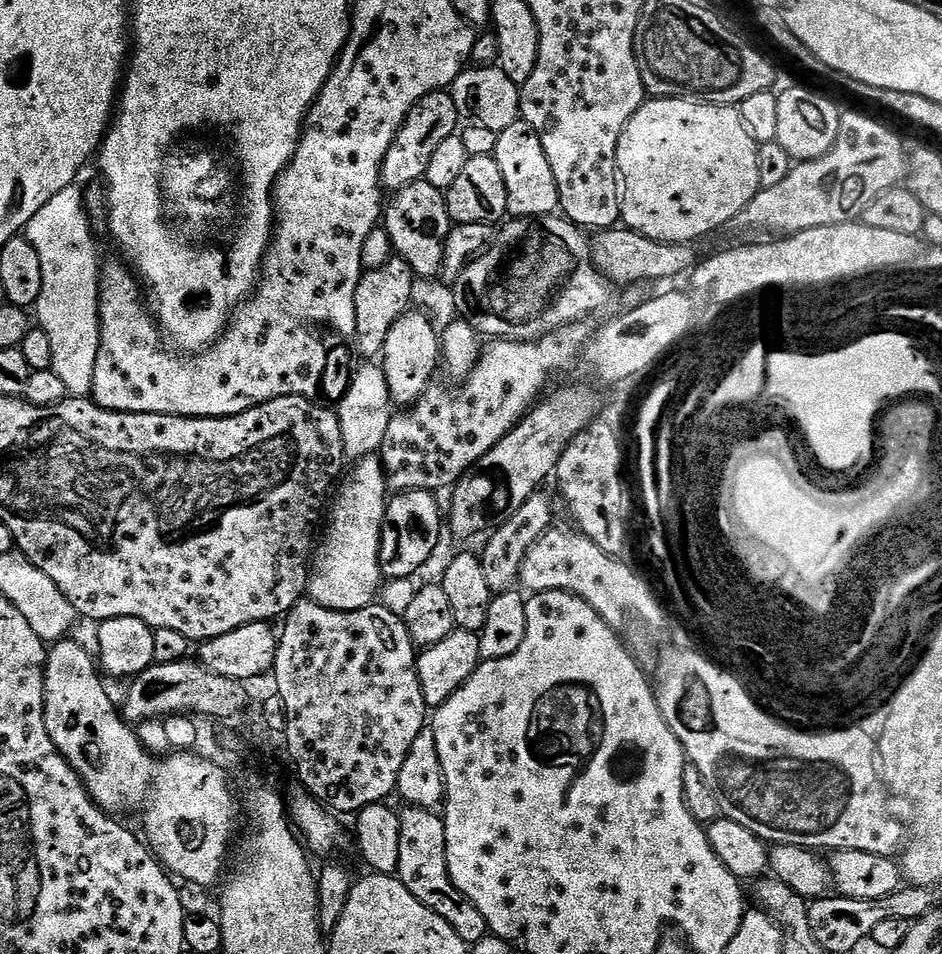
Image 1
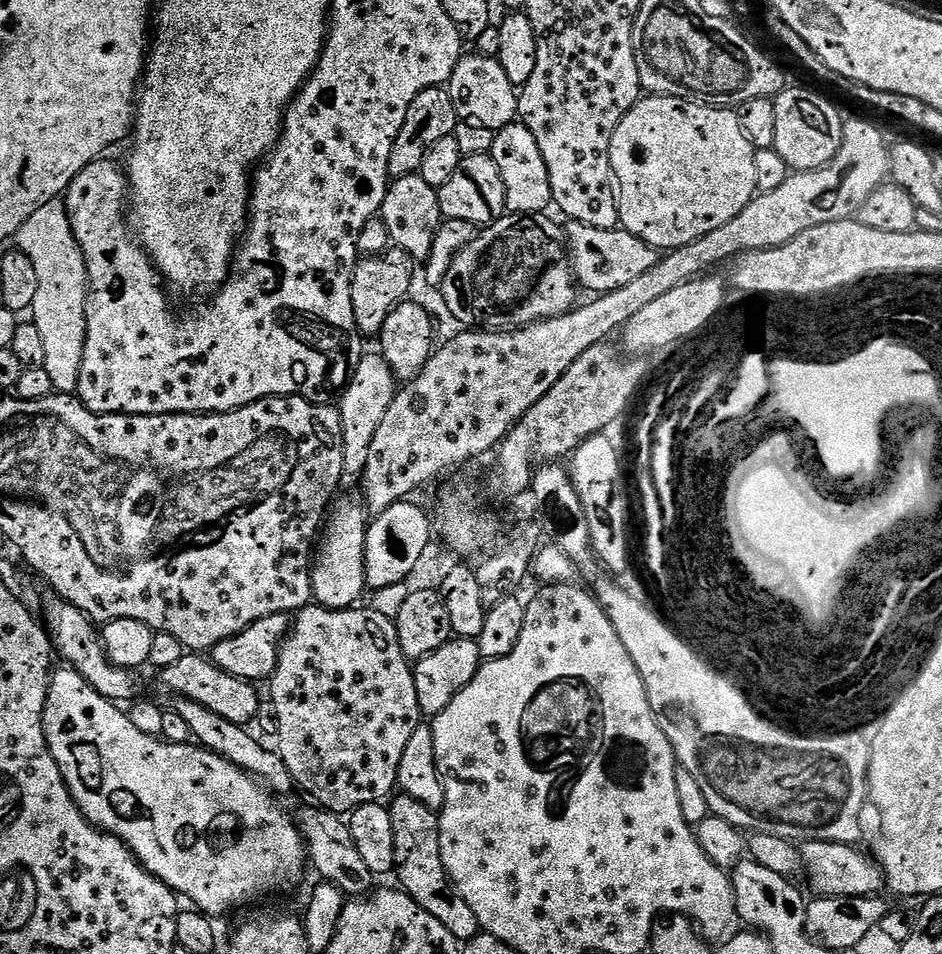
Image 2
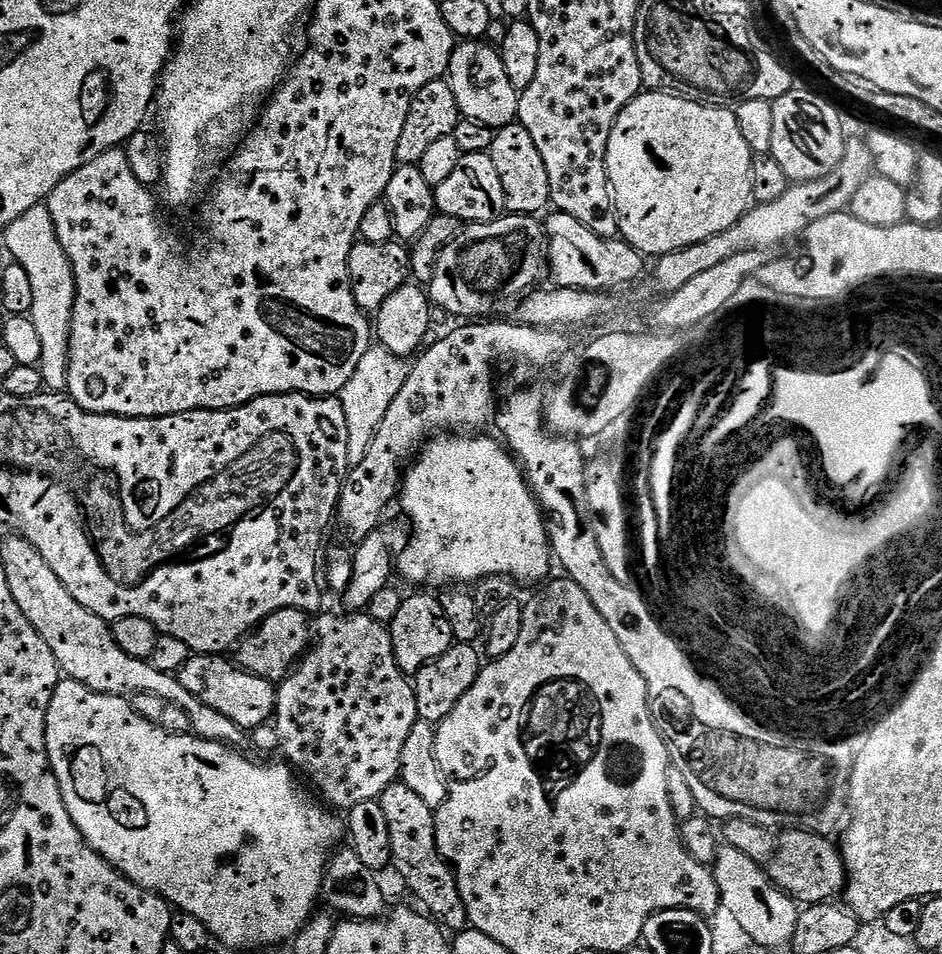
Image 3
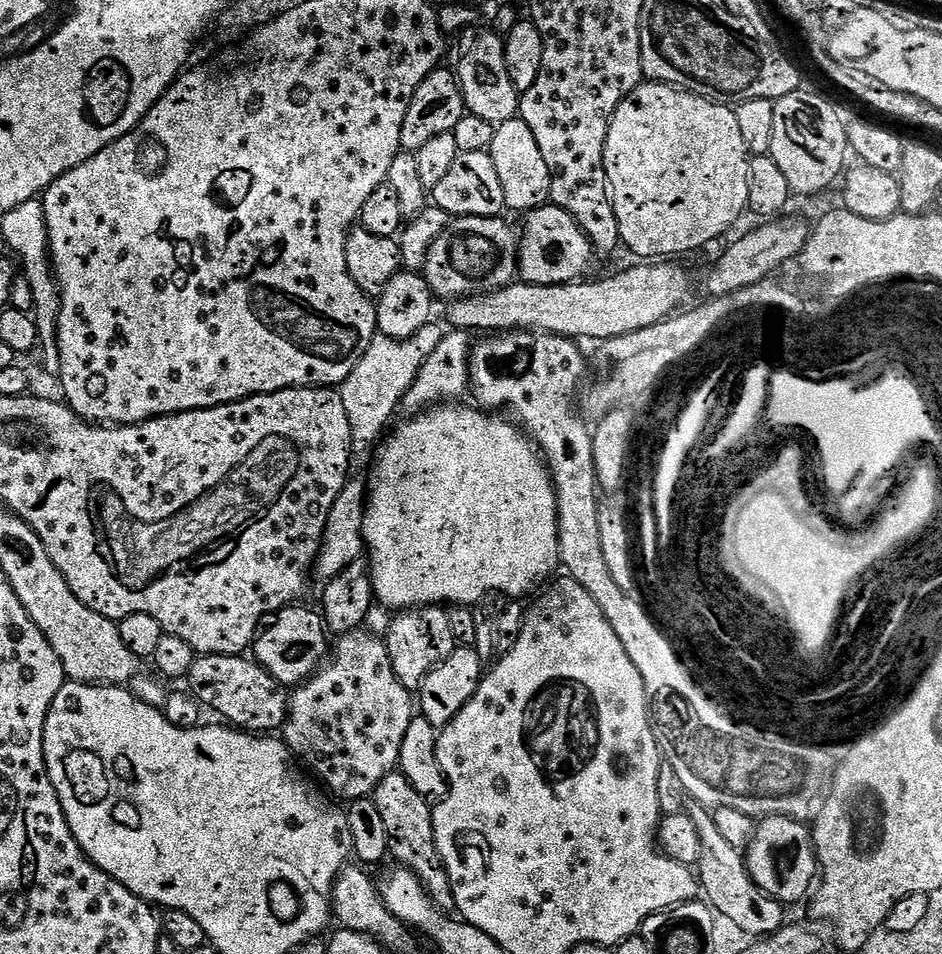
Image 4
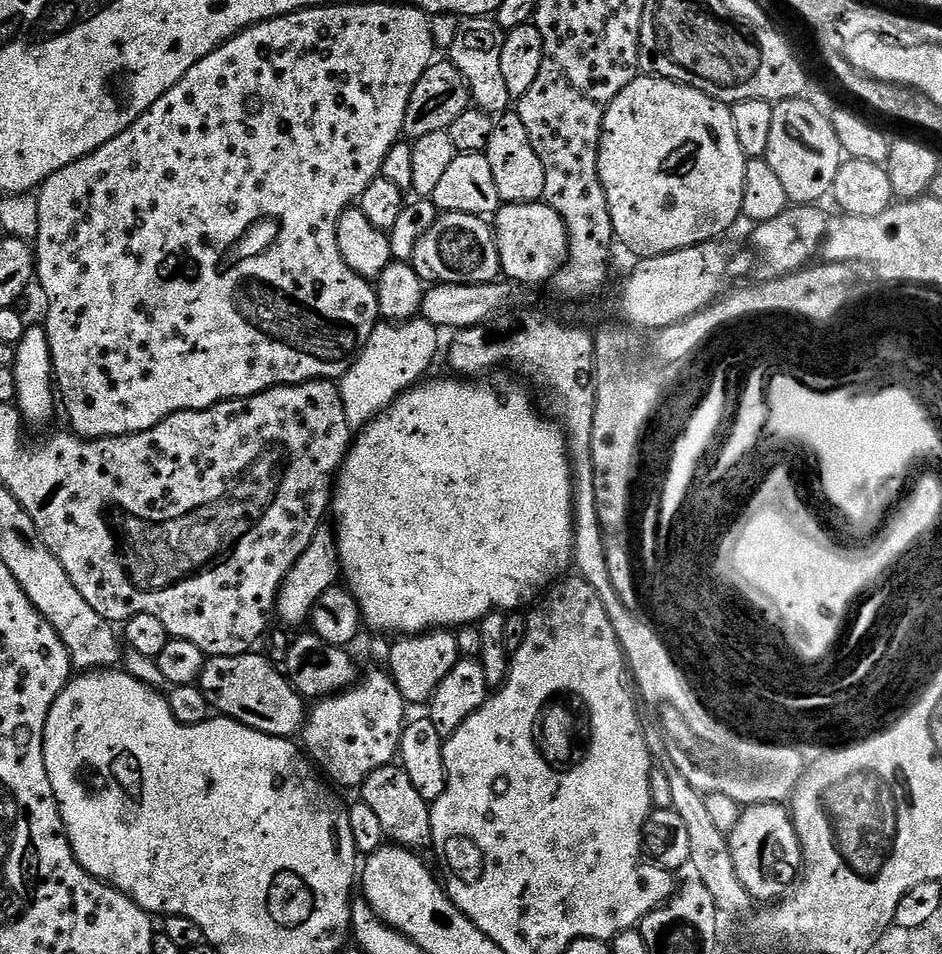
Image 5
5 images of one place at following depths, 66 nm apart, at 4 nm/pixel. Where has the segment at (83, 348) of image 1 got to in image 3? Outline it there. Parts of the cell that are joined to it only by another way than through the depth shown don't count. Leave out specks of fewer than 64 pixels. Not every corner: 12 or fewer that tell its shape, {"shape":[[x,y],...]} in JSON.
{"shape":[[47,203],[2,243],[26,270],[45,389],[68,386],[76,279]]}

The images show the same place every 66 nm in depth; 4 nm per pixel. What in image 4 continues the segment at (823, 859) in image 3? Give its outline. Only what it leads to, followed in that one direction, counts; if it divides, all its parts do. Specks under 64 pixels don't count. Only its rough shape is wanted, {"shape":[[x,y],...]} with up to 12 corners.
{"shape":[[763,817],[746,849],[757,886],[785,906],[818,880],[812,833]]}

